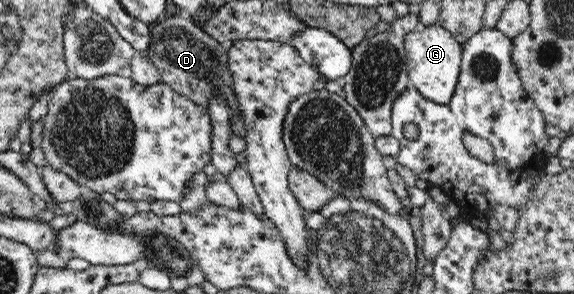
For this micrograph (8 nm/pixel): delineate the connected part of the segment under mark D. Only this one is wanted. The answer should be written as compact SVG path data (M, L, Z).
M189 16L186 19L171 17L161 23L155 21L154 25L149 25L149 34L151 34L151 45L143 54L157 66L161 72L162 81L191 102L206 108L210 105L209 97L213 93L222 93L222 97L226 97L229 107L235 114L231 121L233 136L245 139L246 127L242 119L240 102L233 90L229 58L221 44L213 41L201 27L195 26L195 22Z

